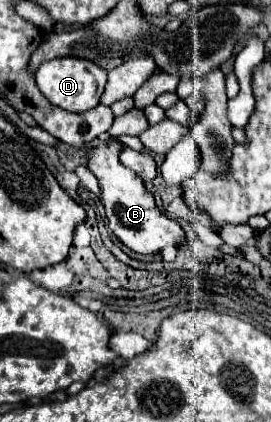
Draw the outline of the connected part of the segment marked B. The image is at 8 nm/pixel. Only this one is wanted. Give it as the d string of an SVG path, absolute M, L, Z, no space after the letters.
M116 139L108 141L102 147L96 147L88 153L88 169L98 177L98 183L102 187L102 203L108 215L108 223L112 233L132 251L142 255L154 255L162 253L164 247L180 247L186 245L186 233L178 225L178 221L168 219L160 213L160 209L154 203L154 195L144 187L144 181L132 173L128 167L124 167L118 159L124 145Z

